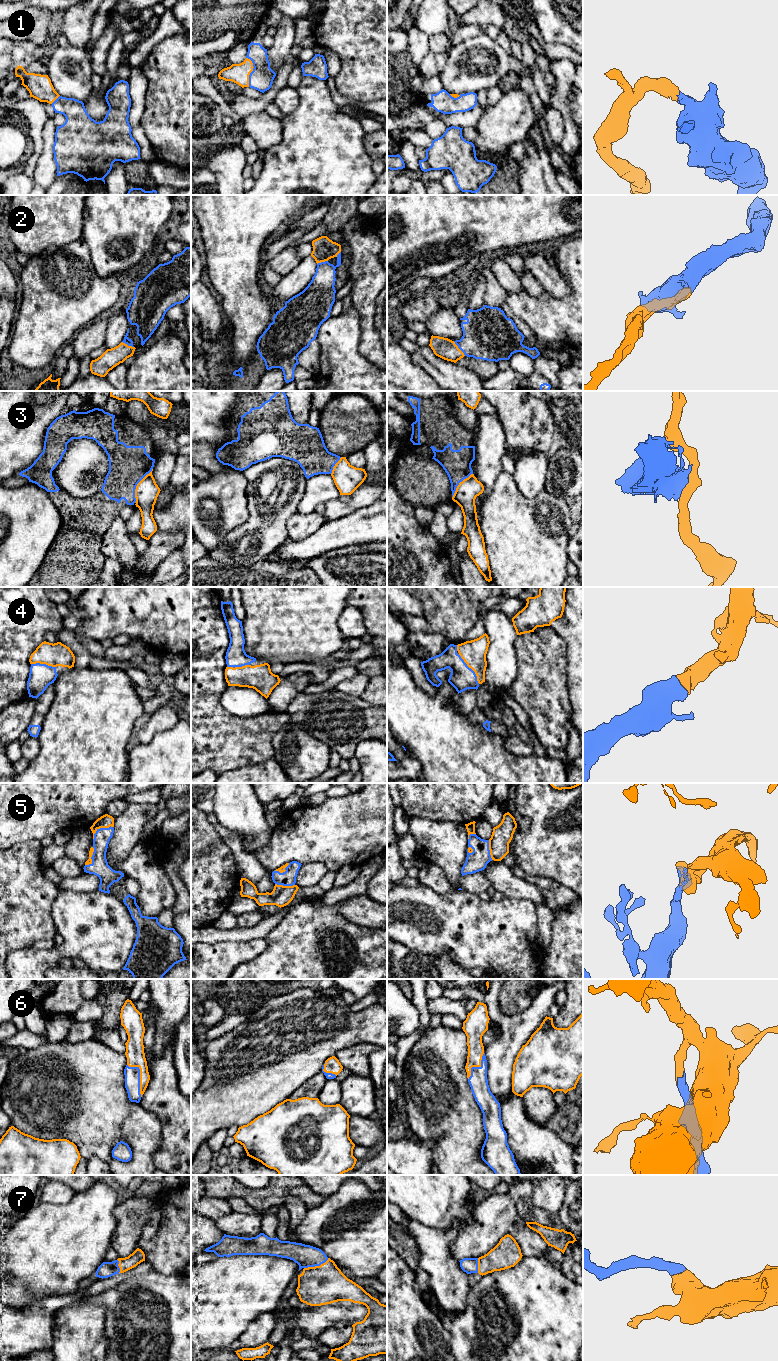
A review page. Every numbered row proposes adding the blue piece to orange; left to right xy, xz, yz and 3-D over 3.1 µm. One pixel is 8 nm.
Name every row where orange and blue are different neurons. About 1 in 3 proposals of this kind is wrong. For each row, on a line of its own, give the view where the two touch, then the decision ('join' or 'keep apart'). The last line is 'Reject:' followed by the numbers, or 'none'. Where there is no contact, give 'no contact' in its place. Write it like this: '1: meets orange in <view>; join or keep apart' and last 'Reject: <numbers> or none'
1: meets orange in xz; join
2: meets orange in yz; join
3: meets orange in xy; keep apart
4: meets orange in yz; join
5: meets orange in xy; join
6: meets orange in xy; join
7: meets orange in xz; join
Reject: 3

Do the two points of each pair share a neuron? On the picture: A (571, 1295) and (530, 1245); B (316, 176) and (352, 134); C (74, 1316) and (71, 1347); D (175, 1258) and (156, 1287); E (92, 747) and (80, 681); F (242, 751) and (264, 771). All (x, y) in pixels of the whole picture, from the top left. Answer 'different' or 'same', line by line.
A: different
B: same
C: same
D: different
E: same
F: different

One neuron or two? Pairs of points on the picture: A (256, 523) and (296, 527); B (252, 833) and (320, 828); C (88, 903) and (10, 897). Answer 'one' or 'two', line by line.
A: two
B: two
C: two

